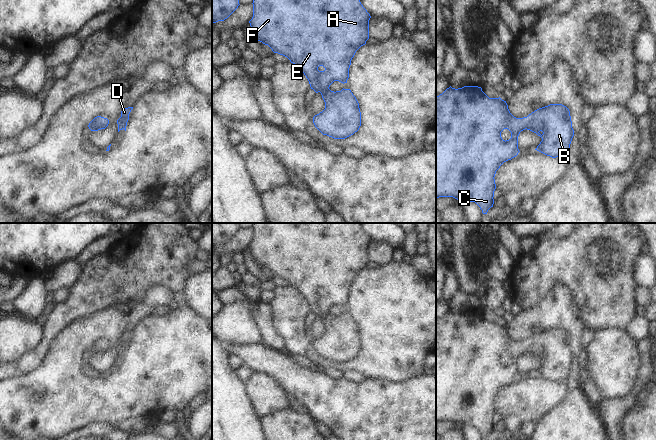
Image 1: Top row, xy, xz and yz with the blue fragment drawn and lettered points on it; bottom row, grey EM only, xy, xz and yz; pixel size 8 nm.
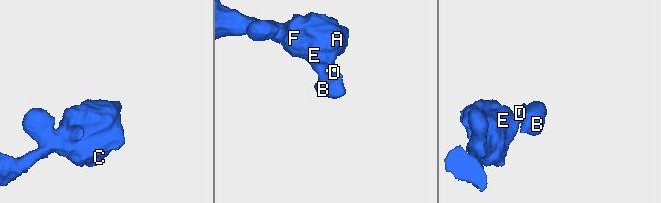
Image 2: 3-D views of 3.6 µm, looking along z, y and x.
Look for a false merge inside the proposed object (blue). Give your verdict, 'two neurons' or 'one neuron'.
one neuron

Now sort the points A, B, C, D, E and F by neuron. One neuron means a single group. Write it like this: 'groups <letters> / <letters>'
groups A B C D E F

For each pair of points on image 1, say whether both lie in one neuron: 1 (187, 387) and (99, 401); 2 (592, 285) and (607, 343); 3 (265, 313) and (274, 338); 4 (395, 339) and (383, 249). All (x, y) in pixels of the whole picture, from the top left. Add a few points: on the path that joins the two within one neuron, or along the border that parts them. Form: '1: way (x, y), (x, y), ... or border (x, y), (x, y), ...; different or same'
1: way (165, 387), (139, 387), (121, 395); same
2: border (625, 328), (604, 328), (595, 332); different
3: way (265, 319), (268, 332); same
4: border (392, 260), (377, 266); different

